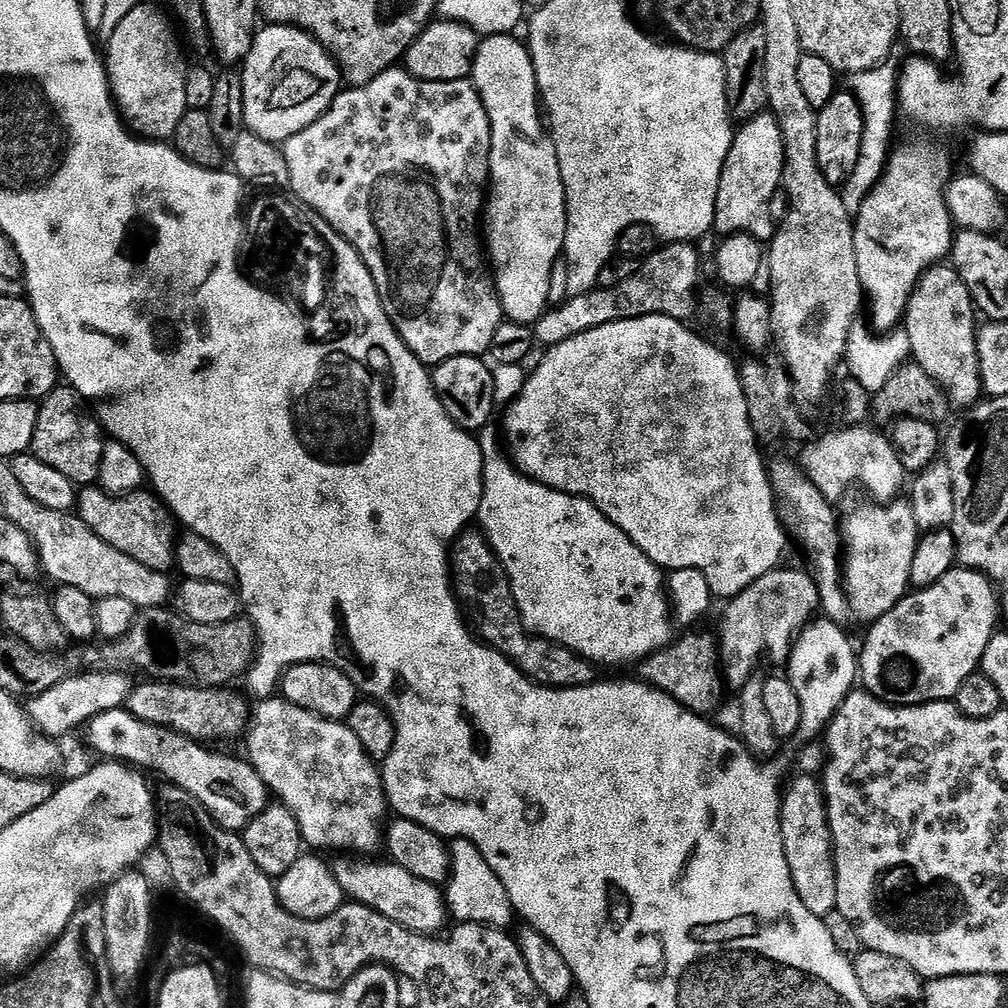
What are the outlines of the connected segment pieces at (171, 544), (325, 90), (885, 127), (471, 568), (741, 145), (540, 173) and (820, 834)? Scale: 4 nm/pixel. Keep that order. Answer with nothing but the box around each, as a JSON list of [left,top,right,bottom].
[[75,486,177,573],[242,24,342,145],[842,62,898,214],[450,530,598,688],[715,110,784,242],[470,35,568,325],[780,775,836,918]]

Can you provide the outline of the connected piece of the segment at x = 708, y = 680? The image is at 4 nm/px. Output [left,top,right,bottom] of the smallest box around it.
[638,630,726,717]

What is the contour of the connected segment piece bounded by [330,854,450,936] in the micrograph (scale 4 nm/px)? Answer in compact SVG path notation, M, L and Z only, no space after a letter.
M340 854L335 859L330 864L332 874L349 901L365 904L378 914L390 918L390 922L398 922L398 926L406 926L406 930L423 936L434 936L445 931L444 923L449 923L450 913L445 893L437 885L414 878L414 874L410 874L410 870L402 870L402 866L376 860L380 858Z

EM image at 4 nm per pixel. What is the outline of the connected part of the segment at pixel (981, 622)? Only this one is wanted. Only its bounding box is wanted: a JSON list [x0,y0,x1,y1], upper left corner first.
[858,566,1002,706]

